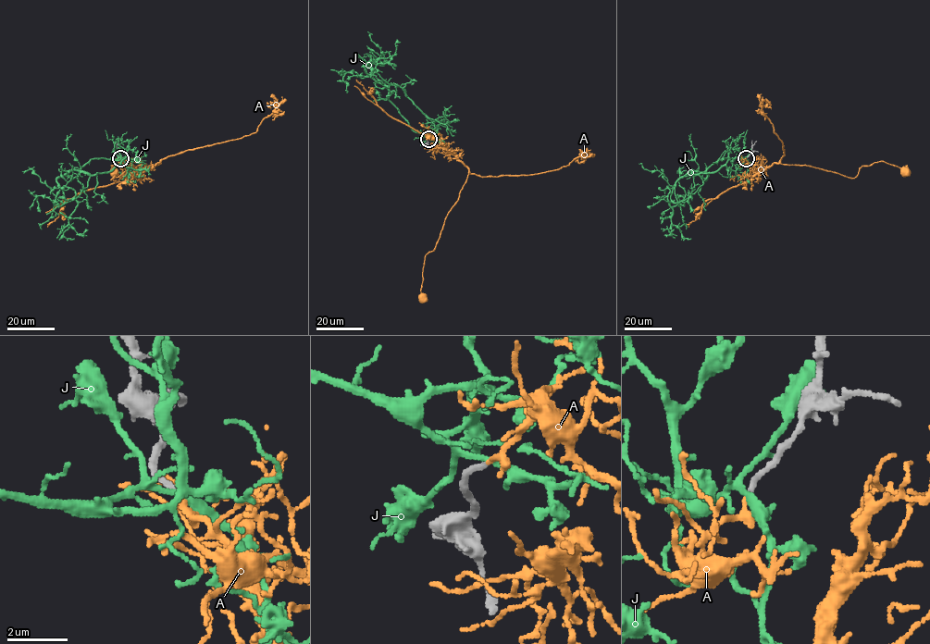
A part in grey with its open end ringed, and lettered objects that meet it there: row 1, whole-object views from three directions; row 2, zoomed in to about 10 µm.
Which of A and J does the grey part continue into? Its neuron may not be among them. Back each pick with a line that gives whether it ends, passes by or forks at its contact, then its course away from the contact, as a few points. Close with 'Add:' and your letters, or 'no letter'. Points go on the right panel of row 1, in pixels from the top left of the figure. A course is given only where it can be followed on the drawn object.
A: it passes by; it runs (746, 159), (742, 163), (750, 175), (774, 163), (808, 166), (854, 178), (862, 166), (881, 161), (906, 172)
Add: A

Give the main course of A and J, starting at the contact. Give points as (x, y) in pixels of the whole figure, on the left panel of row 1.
A: (120, 159), (134, 168), (133, 175), (160, 164), (140, 168), (127, 178), (113, 161), (114, 172)
J: (120, 158), (92, 158), (80, 171), (56, 179), (58, 188), (74, 191), (78, 206), (63, 234), (74, 239)

